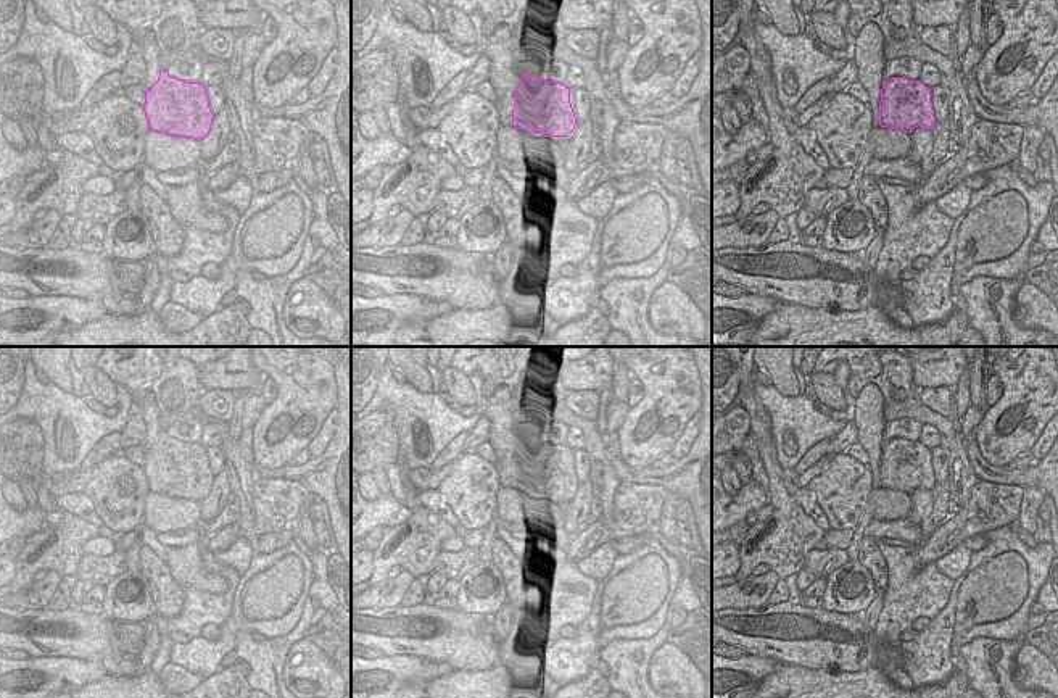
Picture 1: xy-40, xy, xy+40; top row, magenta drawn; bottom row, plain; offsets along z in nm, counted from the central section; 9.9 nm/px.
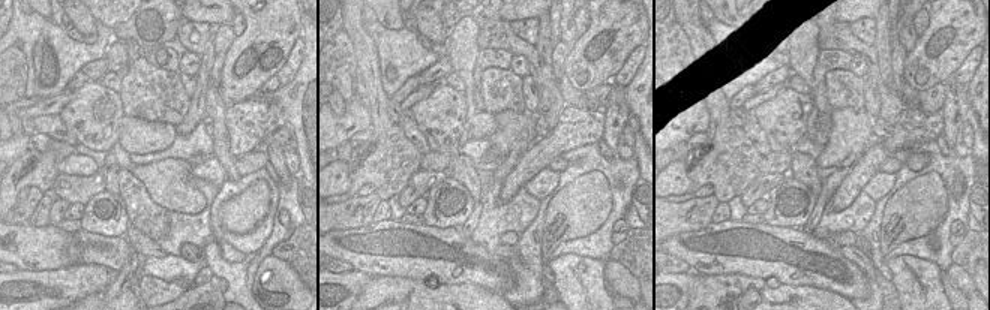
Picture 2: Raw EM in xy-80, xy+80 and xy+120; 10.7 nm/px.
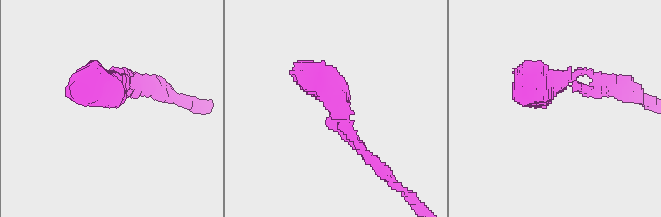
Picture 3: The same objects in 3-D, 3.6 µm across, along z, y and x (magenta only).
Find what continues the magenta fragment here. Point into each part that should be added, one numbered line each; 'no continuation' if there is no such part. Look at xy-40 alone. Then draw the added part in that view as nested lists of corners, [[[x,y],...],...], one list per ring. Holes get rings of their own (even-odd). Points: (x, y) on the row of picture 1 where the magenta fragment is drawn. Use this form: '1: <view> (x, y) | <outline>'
1: xy-40 (134, 92) | [[[132,84],[124,87],[122,95],[140,106],[145,105],[145,90],[142,84]]]

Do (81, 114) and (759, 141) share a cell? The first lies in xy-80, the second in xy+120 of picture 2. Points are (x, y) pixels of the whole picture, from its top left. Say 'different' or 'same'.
different

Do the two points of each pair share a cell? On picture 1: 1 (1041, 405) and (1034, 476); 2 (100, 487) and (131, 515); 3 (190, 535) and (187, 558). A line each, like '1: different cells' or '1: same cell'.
1: different cells
2: same cell
3: different cells

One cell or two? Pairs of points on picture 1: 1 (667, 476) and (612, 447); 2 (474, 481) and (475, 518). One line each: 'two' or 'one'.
1: one
2: one

